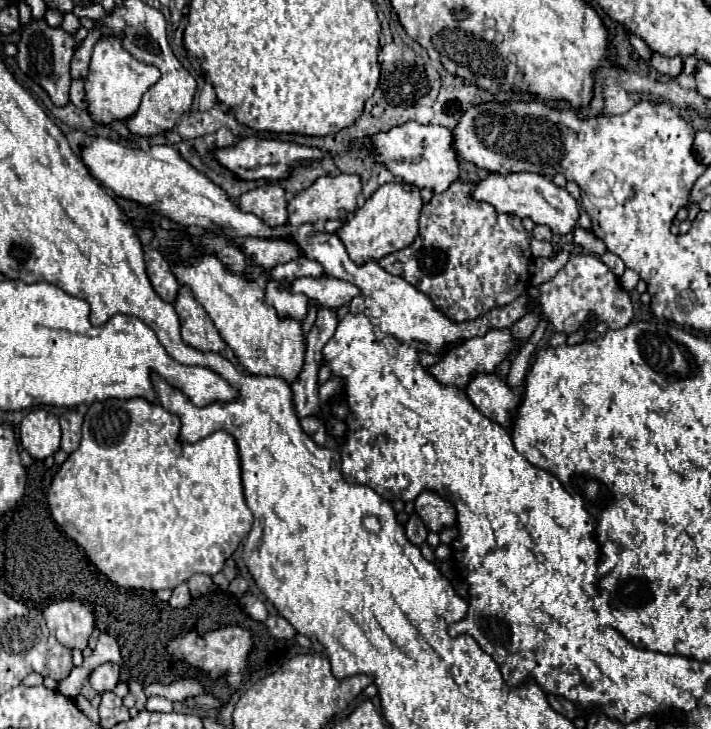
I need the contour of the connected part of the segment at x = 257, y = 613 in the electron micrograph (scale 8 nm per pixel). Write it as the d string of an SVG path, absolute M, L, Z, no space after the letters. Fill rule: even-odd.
M246 594L246 596L242 598L242 604L244 604L244 610L246 610L254 620L260 620L260 622L266 620L268 610L266 610L266 606L264 606L264 602L262 602L260 598L256 598L256 596L252 596L252 594Z

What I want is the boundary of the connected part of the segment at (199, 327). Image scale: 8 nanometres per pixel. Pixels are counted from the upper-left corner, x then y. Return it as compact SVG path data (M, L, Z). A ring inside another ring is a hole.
M180 286L174 308L182 324L182 340L202 352L222 352L226 342L220 338L220 332L214 328L214 322L206 310L194 300L190 288Z

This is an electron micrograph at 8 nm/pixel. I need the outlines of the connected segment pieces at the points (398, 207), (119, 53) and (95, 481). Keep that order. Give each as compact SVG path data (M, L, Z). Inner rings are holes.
M390 182L380 186L338 230L340 240L344 242L350 258L356 264L364 264L366 260L380 260L390 252L406 248L418 236L418 218L422 208L420 188L412 186L410 190L404 188L402 182Z
M106 36L94 46L90 72L86 76L86 96L88 96L88 112L92 120L108 124L112 120L124 120L138 110L140 98L150 88L150 84L158 82L158 68L150 64L142 64L134 60L120 44L118 36Z
M108 398L104 402L92 402L82 424L82 440L78 450L74 450L56 476L52 478L52 484L48 488L48 506L50 512L56 520L56 524L76 542L84 548L86 556L92 560L92 564L110 578L112 584L122 586L122 588L144 588L150 592L162 590L162 588L176 588L178 584L186 582L194 572L206 572L208 576L216 574L222 570L224 560L238 548L238 544L248 536L252 528L252 512L246 506L244 492L242 492L242 478L240 478L240 458L238 458L238 448L234 438L218 430L204 440L196 444L184 444L178 440L180 432L180 420L164 410L160 402L148 402L146 398L130 398L130 400L120 400L120 398Z

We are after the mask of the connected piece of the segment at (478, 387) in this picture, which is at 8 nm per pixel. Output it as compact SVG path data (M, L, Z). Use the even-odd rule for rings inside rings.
M476 372L472 374L464 392L484 416L490 416L490 420L498 420L502 428L510 430L512 418L520 404L520 396L514 394L500 376L496 376L494 372Z

